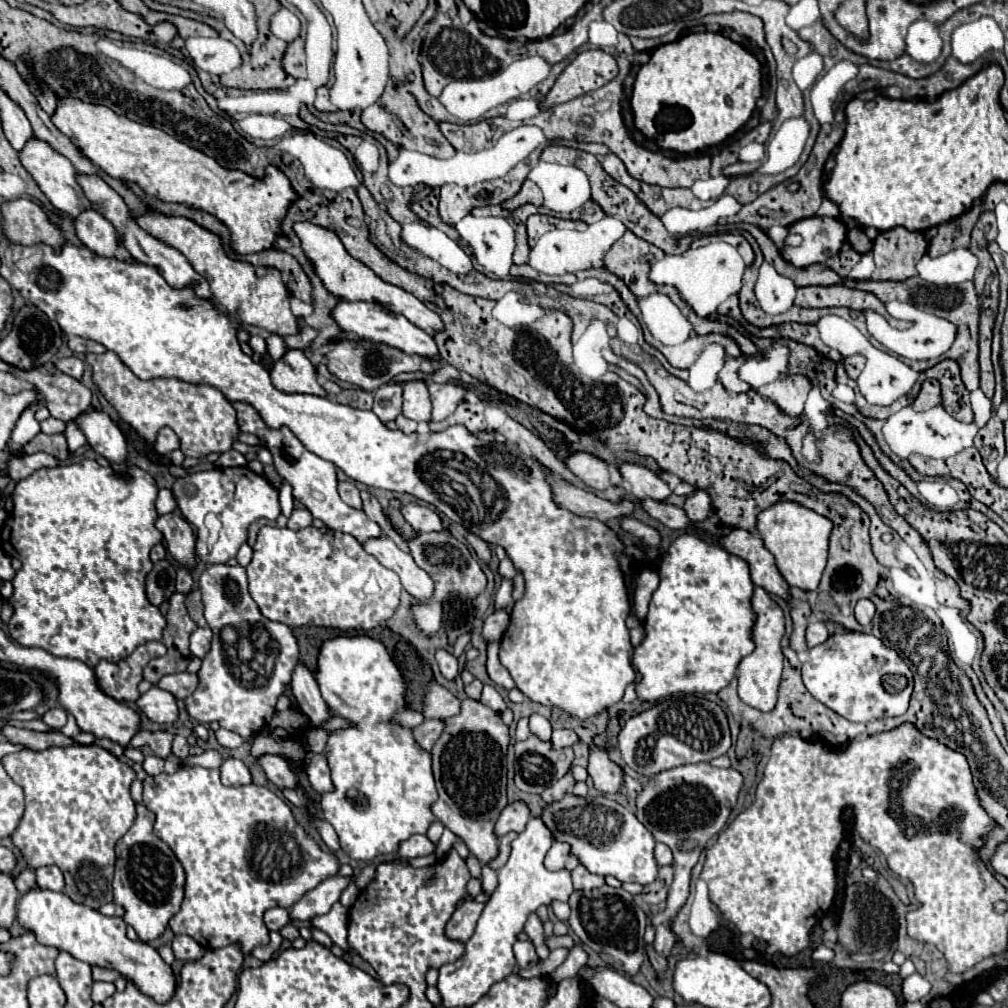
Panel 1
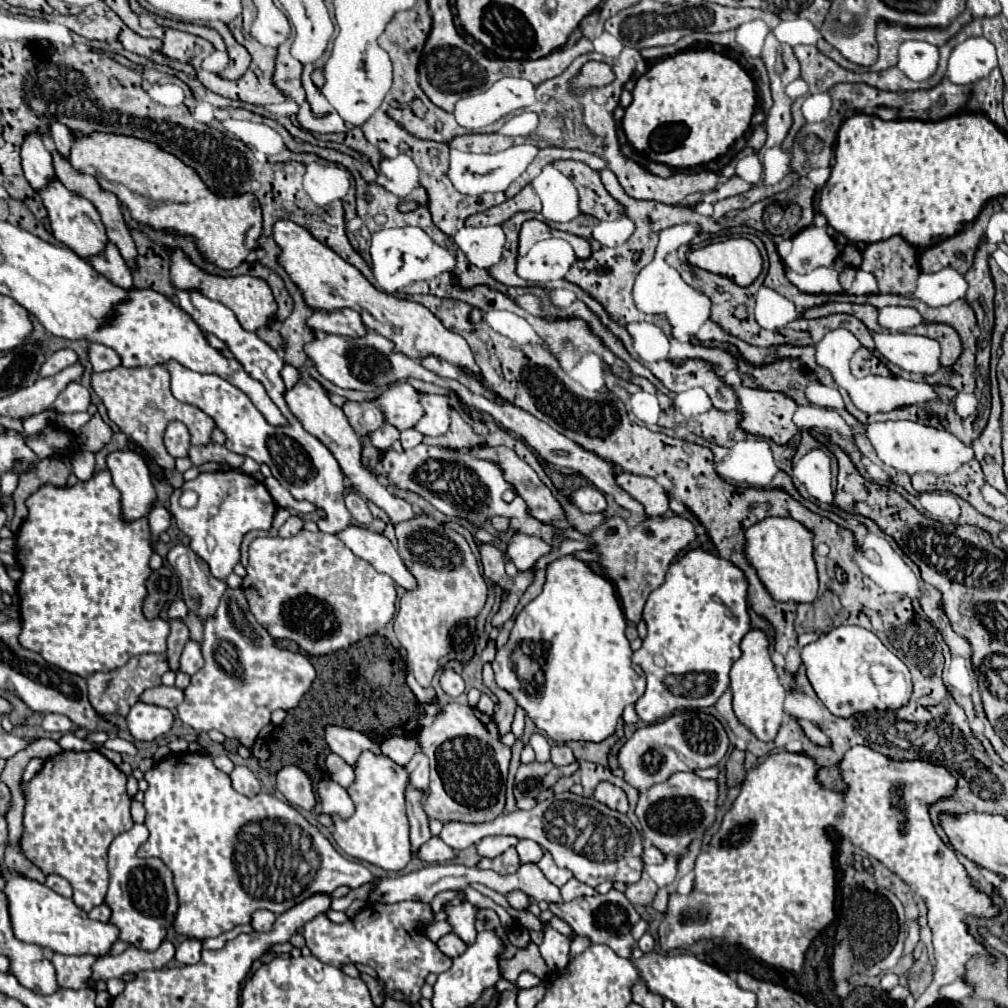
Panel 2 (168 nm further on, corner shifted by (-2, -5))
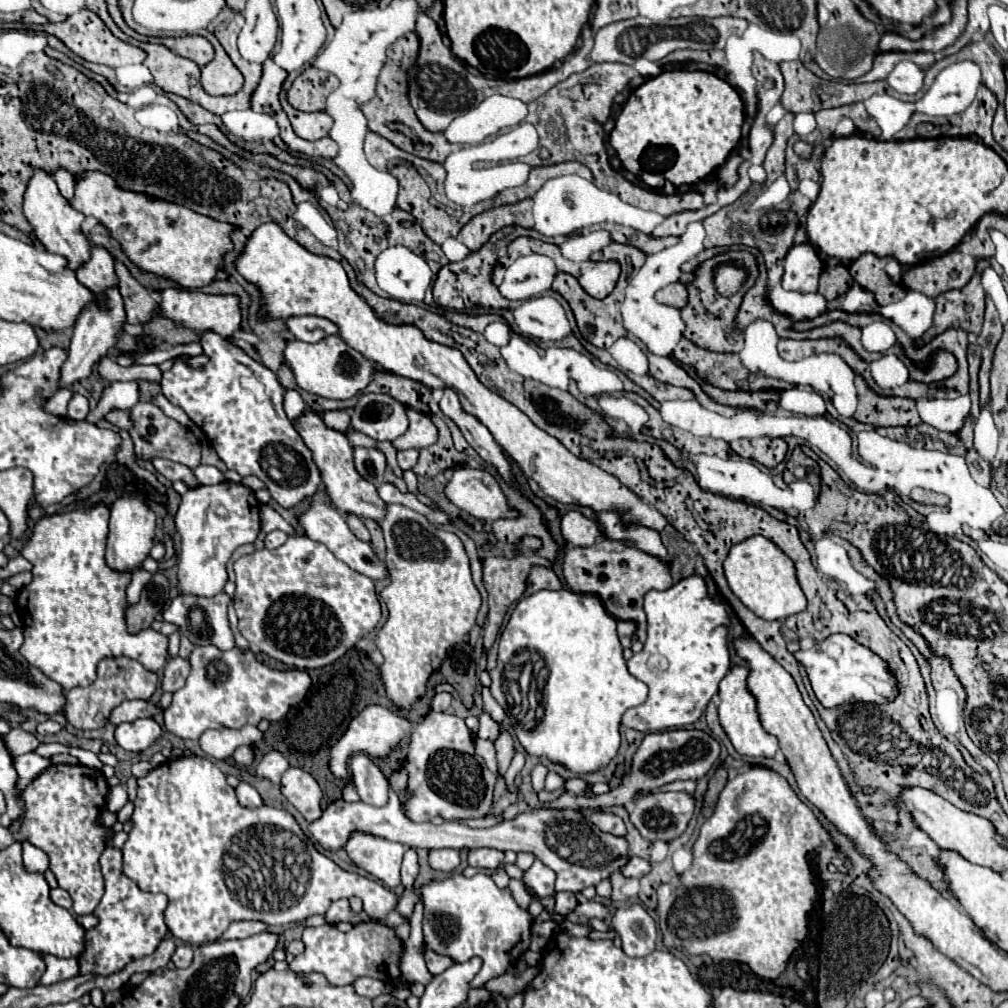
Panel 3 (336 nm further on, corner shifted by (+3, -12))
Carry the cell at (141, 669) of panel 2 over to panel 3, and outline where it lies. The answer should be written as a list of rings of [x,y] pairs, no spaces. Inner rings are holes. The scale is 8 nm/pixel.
[[[107,658],[99,662],[97,668],[97,680],[85,688],[73,688],[69,690],[67,704],[65,704],[65,718],[71,726],[91,730],[91,728],[101,728],[109,722],[109,714],[115,706],[119,706],[123,700],[133,700],[133,698],[151,698],[155,688],[157,688],[157,674],[145,670],[137,660],[131,658]]]

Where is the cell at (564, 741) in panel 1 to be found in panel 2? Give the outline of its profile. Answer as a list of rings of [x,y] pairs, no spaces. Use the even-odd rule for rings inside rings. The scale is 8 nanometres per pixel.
[[[558,743],[552,745],[552,763],[554,765],[570,765],[574,761],[576,759],[574,759],[572,749],[568,745],[558,745]]]

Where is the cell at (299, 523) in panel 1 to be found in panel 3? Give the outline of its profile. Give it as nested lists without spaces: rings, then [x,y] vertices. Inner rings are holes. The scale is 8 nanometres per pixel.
[[[273,530],[273,532],[269,532],[267,538],[265,538],[265,546],[267,546],[267,548],[279,548],[285,540],[287,540],[287,534],[285,534],[285,532]]]

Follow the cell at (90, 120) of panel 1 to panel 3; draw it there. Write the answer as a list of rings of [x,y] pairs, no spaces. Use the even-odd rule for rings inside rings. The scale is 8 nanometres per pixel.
[[[97,170],[83,172],[77,178],[75,196],[71,200],[71,206],[75,210],[83,212],[85,216],[95,216],[97,220],[101,220],[105,224],[105,228],[109,230],[109,234],[121,244],[125,254],[135,264],[139,264],[143,270],[155,272],[159,276],[167,276],[183,288],[201,288],[201,286],[211,284],[217,278],[217,272],[221,270],[223,256],[233,250],[231,232],[237,230],[235,224],[219,222],[215,218],[193,212],[187,206],[167,202],[167,200],[161,200],[161,198],[153,198],[153,196],[143,194],[143,192],[133,192],[133,190],[119,188],[117,180],[109,174],[105,174],[105,172],[97,172]]]

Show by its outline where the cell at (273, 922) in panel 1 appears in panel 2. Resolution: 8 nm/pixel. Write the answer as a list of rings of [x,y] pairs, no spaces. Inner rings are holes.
[[[254,911],[250,925],[254,931],[270,931],[274,921],[276,921],[276,915],[272,911]]]

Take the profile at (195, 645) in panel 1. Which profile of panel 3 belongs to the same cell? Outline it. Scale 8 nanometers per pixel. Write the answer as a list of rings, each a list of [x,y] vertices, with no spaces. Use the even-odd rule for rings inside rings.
[[[173,658],[165,666],[163,674],[163,690],[177,692],[181,686],[185,686],[185,680],[189,676],[189,660],[187,658]]]

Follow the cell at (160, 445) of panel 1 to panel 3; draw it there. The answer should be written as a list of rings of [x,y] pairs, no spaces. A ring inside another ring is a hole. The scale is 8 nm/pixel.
[[[139,400],[137,406],[131,410],[131,418],[135,420],[133,430],[129,430],[135,454],[139,454],[143,460],[151,460],[153,456],[161,456],[179,464],[185,464],[189,468],[195,468],[201,462],[201,446],[199,440],[193,436],[193,432],[185,426],[181,426],[177,420],[165,416],[159,406],[155,406],[149,400]]]

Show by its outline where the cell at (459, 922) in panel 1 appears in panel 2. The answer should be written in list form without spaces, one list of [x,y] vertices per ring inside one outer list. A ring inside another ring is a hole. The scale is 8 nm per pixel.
[[[454,933],[444,935],[436,945],[450,959],[454,959],[454,957],[458,957],[458,955],[462,955],[466,951],[466,943],[462,943],[462,939],[458,939],[458,935],[454,935]]]

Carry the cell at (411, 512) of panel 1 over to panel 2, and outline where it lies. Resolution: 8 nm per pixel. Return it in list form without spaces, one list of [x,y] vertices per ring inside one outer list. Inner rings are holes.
[[[302,375],[300,381],[294,385],[294,389],[290,389],[290,391],[284,393],[284,399],[286,399],[290,411],[292,411],[292,413],[298,417],[298,421],[302,423],[302,427],[304,427],[308,433],[312,433],[314,437],[318,437],[318,439],[332,451],[332,455],[334,455],[336,461],[340,463],[342,473],[350,479],[352,489],[354,489],[356,493],[364,495],[368,501],[376,503],[382,511],[386,511],[392,523],[400,523],[400,521],[406,521],[406,519],[416,517],[416,511],[412,509],[412,505],[410,505],[408,501],[392,495],[392,493],[378,481],[378,477],[374,475],[374,471],[370,471],[370,467],[366,467],[366,465],[362,463],[362,439],[360,439],[360,437],[356,435],[356,431],[350,427],[346,415],[342,413],[342,409],[336,407],[336,405],[330,401],[328,393],[322,389],[322,385],[320,385],[318,381],[314,381],[314,379],[308,377],[308,375]]]

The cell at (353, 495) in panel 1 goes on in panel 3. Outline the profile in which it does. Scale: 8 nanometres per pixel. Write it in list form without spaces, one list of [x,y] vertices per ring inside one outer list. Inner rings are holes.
[[[347,514],[347,516],[345,516],[345,522],[349,524],[351,532],[353,532],[359,540],[369,542],[369,532],[367,532],[367,528],[365,528],[365,524],[363,524],[363,520],[361,520],[359,516],[355,516],[355,514]]]

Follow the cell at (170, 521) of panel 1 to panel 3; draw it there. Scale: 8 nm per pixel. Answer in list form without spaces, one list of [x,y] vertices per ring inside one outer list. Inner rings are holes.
[[[225,592],[211,596],[211,598],[203,598],[203,596],[177,596],[169,610],[163,612],[163,618],[167,622],[173,622],[181,628],[181,634],[185,634],[193,644],[215,644],[221,650],[229,650],[235,646],[235,638],[233,632],[229,628],[229,620],[227,620],[227,604],[229,604],[229,596]]]

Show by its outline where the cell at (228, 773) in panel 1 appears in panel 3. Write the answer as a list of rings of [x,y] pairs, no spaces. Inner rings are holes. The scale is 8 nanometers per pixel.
[[[239,782],[239,786],[235,788],[235,792],[237,792],[239,804],[245,806],[245,808],[257,808],[257,806],[263,804],[259,792],[253,786],[249,786],[247,782]]]

